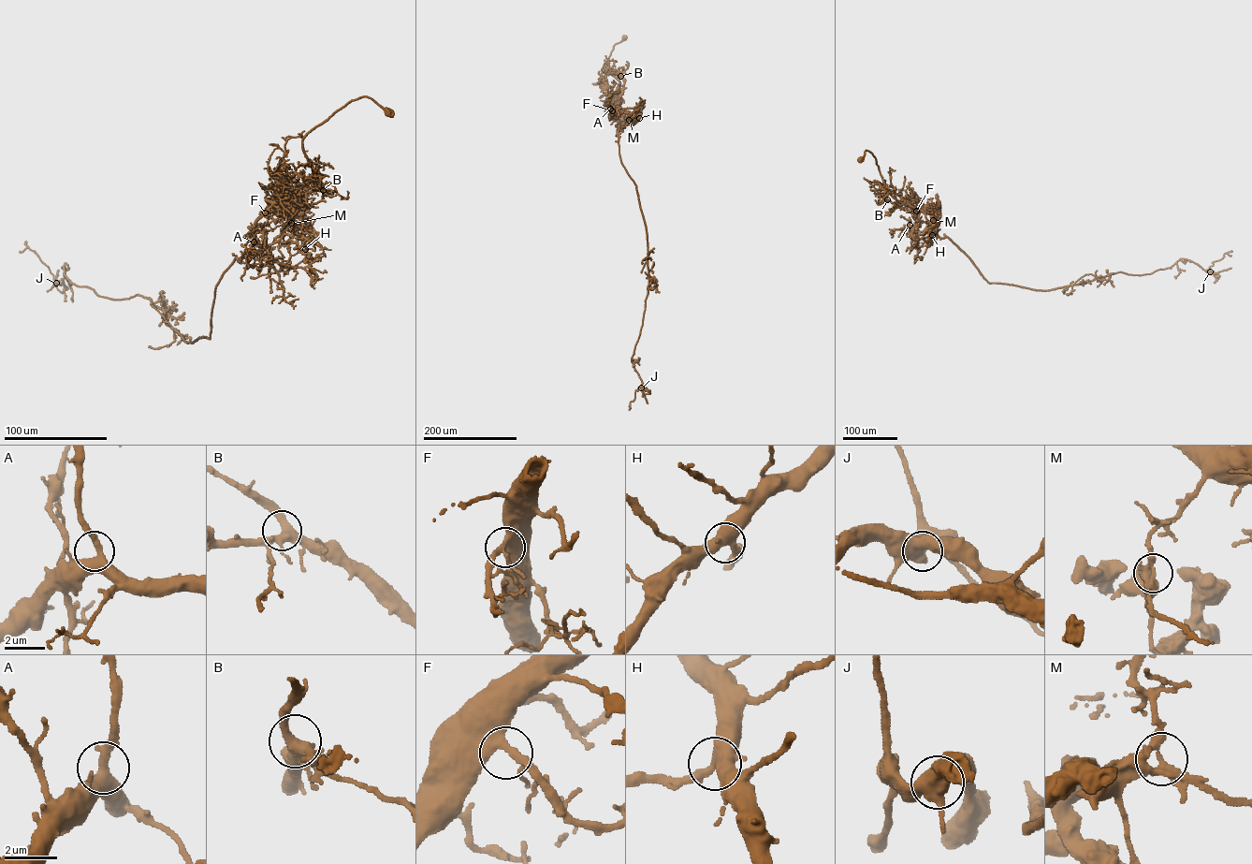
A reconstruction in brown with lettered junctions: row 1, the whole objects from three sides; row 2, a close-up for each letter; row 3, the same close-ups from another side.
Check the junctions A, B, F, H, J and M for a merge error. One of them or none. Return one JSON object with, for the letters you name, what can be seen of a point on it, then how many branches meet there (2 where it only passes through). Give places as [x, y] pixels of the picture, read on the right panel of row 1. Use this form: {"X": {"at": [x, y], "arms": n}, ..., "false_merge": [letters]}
{"M": {"at": [933, 220], "arms": 3}, "false_merge": ["M"]}

